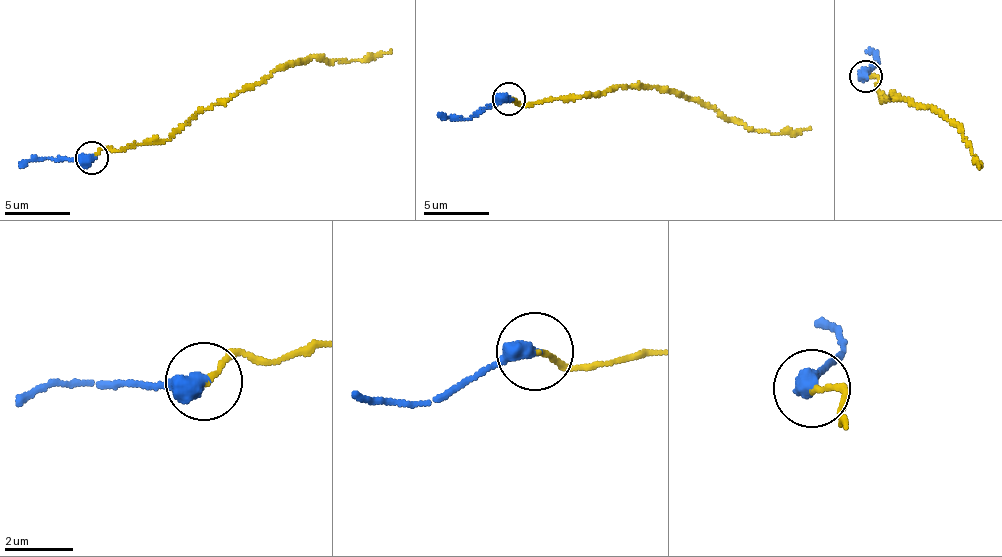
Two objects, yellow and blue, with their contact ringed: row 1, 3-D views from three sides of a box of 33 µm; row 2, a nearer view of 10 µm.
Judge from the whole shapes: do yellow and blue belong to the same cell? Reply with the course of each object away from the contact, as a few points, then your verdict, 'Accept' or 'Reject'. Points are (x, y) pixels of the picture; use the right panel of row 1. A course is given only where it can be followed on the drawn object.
Course of yellow: (867, 77), (878, 77), (880, 102), (891, 93), (932, 111), (958, 127), (969, 142), (979, 165). Course of blue: (867, 77), (868, 69), (879, 62), (877, 54), (866, 51). Reject

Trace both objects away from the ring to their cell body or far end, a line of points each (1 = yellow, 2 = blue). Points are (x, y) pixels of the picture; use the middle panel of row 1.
1: (509, 100), (522, 105), (613, 87), (654, 86), (698, 99), (748, 130), (794, 133), (810, 127)
2: (509, 100), (487, 105), (468, 119), (451, 120), (439, 114)

